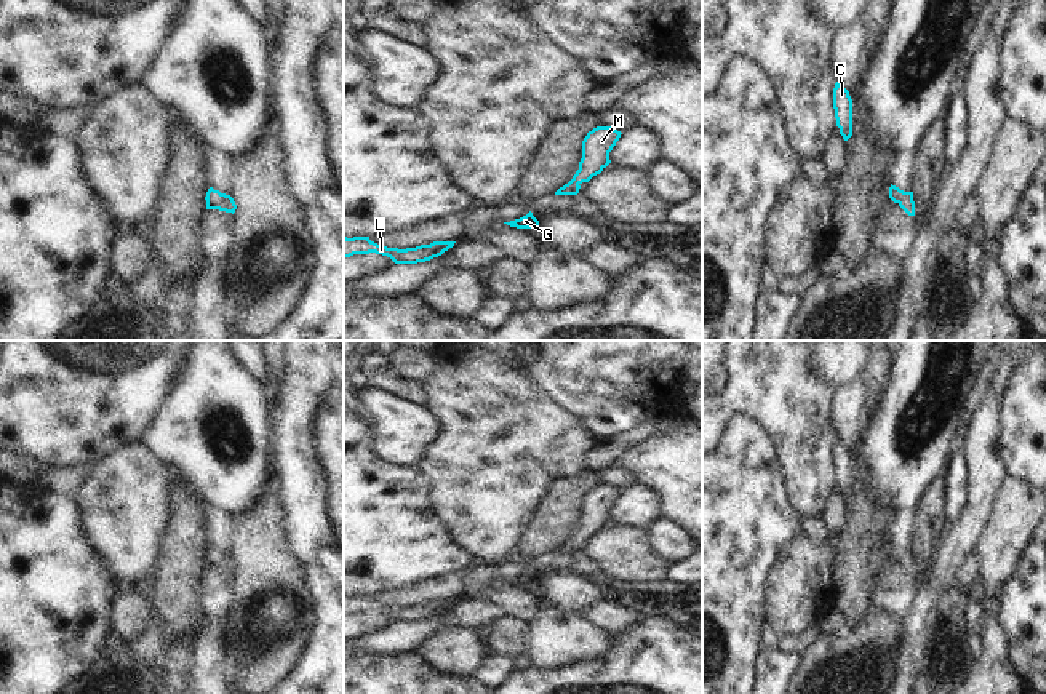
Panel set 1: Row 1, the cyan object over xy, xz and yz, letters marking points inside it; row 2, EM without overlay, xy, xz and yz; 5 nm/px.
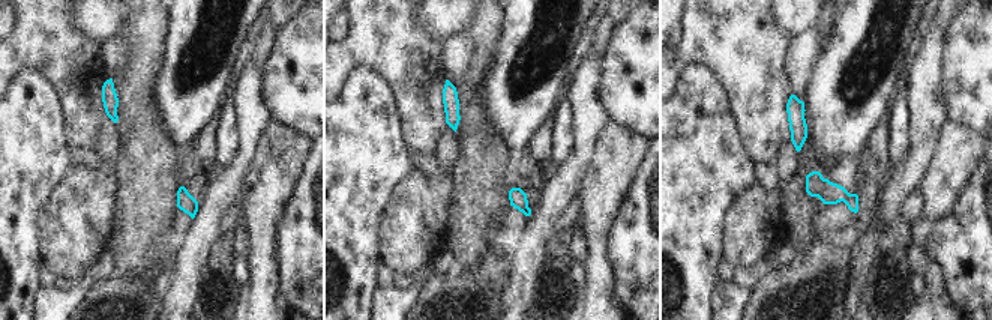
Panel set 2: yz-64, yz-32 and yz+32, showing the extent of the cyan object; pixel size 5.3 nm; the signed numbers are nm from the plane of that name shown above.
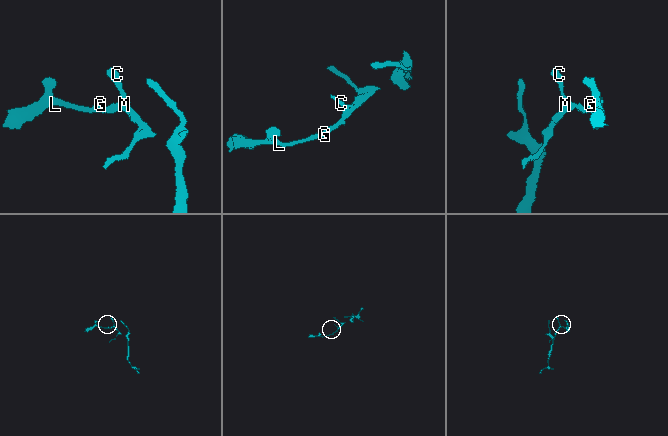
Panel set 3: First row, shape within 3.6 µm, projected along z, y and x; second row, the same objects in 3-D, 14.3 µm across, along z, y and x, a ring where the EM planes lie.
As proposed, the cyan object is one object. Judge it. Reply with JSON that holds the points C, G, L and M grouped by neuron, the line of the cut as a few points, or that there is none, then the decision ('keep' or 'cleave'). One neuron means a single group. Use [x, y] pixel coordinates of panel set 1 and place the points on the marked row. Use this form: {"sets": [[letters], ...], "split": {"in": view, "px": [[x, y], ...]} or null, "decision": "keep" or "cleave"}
{"sets": [["C", "G", "L", "M"]], "split": null, "decision": "keep"}

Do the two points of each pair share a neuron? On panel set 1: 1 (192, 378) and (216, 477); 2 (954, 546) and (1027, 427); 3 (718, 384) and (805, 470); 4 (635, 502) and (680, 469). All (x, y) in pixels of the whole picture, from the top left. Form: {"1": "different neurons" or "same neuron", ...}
{"1": "same neuron", "2": "different neurons", "3": "different neurons", "4": "different neurons"}

